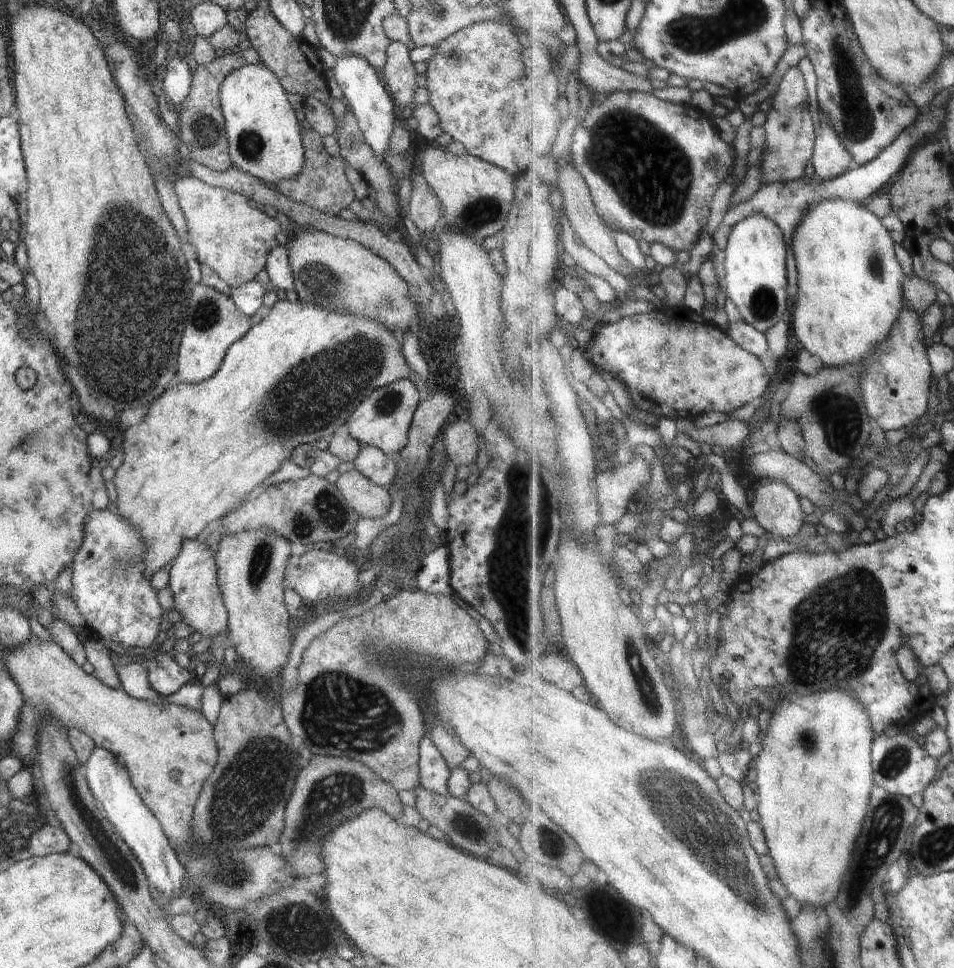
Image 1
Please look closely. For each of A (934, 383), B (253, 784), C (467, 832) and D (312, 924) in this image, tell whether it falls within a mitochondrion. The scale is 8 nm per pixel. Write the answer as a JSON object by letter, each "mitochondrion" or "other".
{"A":"other","B":"mitochondrion","C":"mitochondrion","D":"mitochondrion"}

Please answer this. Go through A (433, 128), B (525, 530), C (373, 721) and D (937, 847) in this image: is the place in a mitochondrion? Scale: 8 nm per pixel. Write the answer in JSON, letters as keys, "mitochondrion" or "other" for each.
{"A":"other","B":"mitochondrion","C":"mitochondrion","D":"mitochondrion"}

